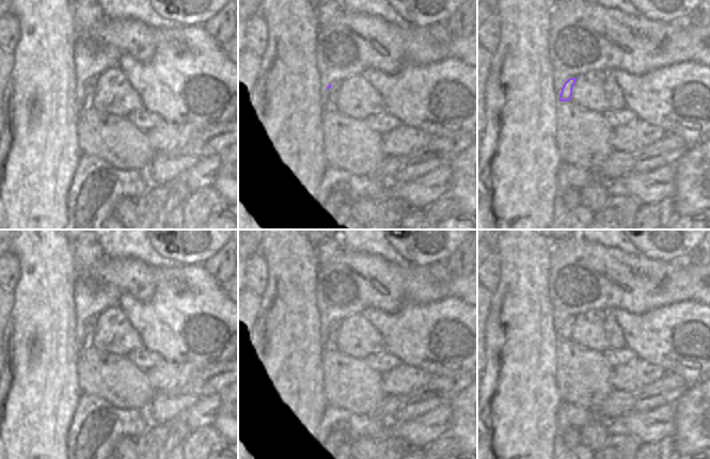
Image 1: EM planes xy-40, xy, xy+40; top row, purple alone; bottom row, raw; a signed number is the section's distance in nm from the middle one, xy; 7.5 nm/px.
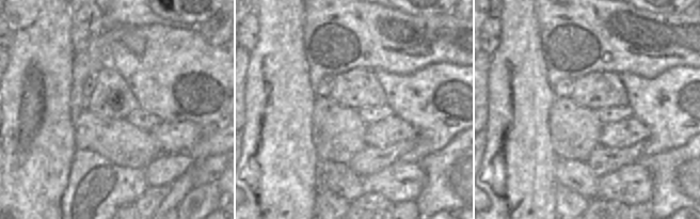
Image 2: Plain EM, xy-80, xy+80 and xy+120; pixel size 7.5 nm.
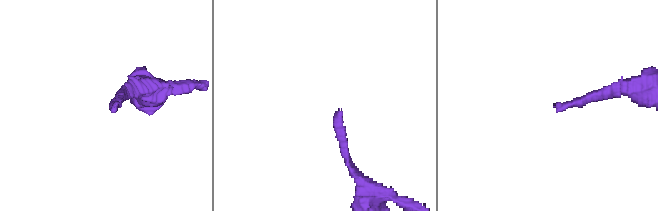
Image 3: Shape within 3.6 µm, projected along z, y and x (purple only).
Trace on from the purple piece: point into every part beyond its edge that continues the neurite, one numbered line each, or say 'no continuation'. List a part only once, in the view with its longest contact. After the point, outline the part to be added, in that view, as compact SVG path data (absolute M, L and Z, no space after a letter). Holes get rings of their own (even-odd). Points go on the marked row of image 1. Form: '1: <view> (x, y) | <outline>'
1: xy (333, 91) | M331 82L331 88L329 89L329 104L334 105L337 94L340 92L341 82Z

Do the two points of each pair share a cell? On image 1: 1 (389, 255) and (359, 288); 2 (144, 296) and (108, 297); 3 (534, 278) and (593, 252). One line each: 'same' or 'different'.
1: different
2: same
3: different

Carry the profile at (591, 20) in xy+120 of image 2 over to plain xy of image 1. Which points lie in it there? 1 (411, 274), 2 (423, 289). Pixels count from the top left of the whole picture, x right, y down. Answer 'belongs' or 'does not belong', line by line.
1: belongs
2: belongs

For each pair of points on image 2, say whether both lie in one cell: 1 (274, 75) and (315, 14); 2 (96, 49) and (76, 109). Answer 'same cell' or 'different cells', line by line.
1: different cells
2: same cell

